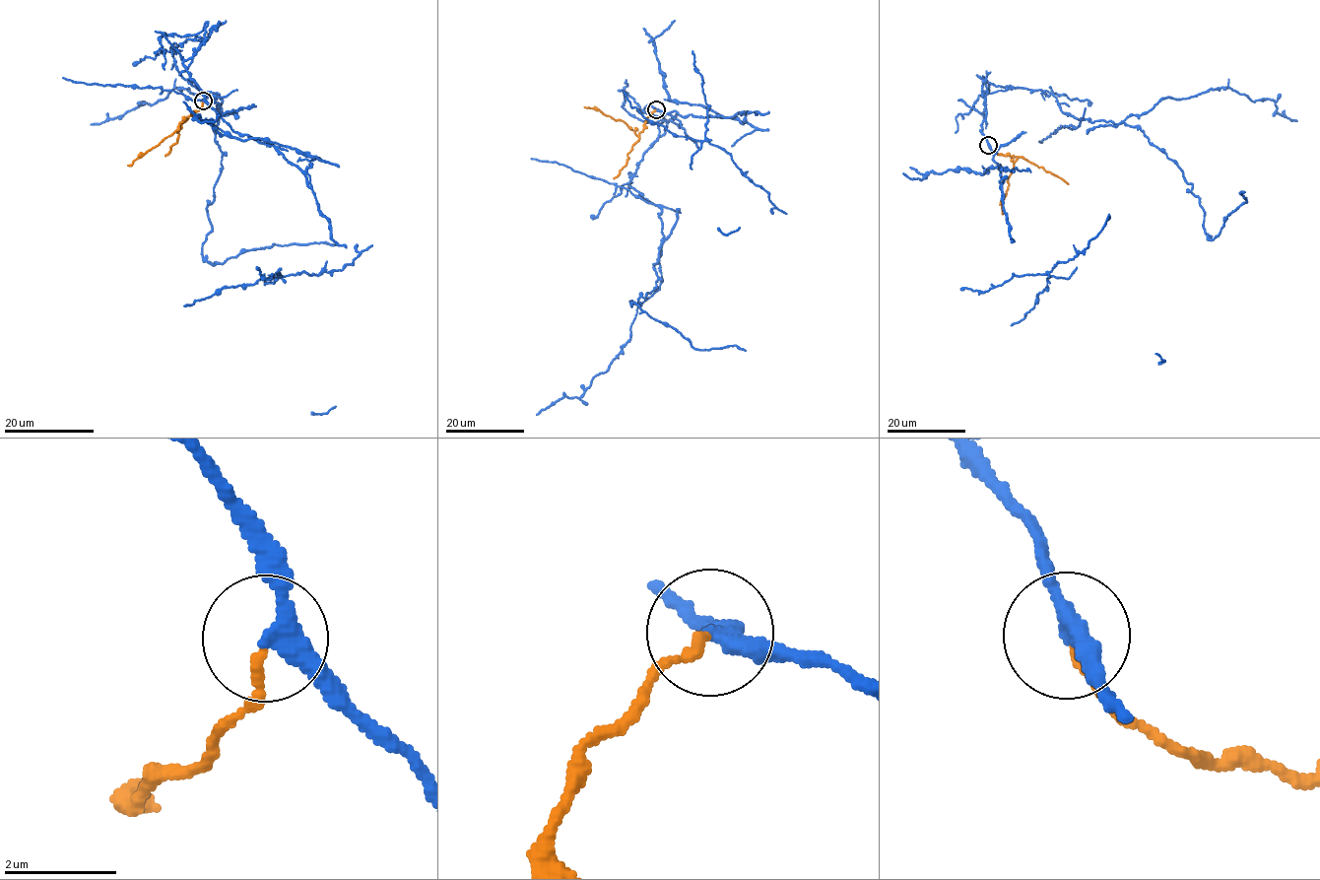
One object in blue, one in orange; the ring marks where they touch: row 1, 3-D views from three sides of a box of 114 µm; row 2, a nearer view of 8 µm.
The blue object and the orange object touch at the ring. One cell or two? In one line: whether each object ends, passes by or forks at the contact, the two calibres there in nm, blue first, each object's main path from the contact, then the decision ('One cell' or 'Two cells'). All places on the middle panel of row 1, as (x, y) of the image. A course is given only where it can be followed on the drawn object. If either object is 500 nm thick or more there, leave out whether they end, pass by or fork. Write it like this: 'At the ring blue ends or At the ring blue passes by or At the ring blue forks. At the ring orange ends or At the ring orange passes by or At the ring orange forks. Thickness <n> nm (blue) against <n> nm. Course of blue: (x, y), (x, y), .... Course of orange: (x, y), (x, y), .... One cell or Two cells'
At the ring blue passes by. At the ring orange ends. Thickness 320 nm (blue) against 150 nm. Course of blue: (655, 109), (658, 138), (628, 185), (661, 210), (658, 277), (630, 303), (695, 349), (745, 351). Course of orange: (655, 110), (637, 135), (623, 121), (584, 107). Two cells

